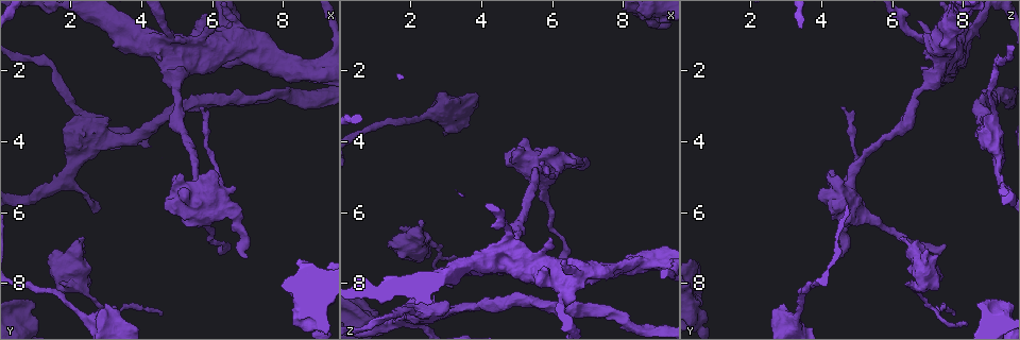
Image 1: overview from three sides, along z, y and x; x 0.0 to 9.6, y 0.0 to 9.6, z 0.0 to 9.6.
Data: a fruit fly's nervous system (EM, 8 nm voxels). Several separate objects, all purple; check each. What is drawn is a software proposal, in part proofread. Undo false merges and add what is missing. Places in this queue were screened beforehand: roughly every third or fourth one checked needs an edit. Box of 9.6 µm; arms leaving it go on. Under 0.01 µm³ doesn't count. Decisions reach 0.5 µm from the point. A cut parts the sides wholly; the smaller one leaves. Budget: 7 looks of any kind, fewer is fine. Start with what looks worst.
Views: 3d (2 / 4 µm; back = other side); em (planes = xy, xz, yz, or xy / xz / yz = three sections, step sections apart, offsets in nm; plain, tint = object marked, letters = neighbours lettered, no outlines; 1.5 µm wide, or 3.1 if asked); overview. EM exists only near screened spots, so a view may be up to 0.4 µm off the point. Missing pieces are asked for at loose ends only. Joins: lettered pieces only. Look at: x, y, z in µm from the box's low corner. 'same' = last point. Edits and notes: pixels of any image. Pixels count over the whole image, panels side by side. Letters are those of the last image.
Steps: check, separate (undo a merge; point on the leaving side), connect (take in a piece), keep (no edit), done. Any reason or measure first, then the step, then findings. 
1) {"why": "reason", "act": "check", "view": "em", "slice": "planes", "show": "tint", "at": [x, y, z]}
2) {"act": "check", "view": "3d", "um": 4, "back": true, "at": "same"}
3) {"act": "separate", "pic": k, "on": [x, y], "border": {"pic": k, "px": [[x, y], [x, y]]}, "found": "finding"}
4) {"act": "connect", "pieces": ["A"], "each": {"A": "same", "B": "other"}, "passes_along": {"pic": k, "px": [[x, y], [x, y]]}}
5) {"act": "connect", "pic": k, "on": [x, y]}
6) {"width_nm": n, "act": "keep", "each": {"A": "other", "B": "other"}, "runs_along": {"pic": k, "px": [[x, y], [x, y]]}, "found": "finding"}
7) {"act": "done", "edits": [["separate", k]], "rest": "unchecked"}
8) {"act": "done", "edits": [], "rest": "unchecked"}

{"why": "free end", "act": "check", "view": "3d", "um": 2, "back": true, "at": [7.00, 7.25, 4.45]}

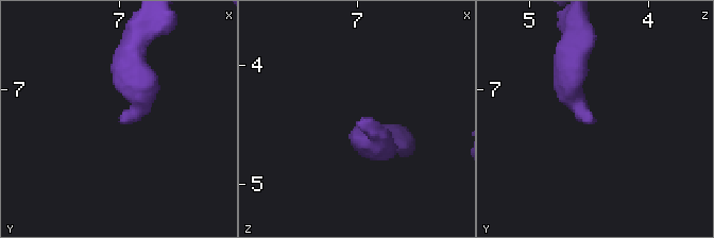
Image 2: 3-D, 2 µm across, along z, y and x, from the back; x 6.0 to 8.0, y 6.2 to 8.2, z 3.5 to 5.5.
{"act": "check", "view": "em", "slice": "yz", "step": 4, "show": "tint", "at": [6.98, 7.26, 4.50]}

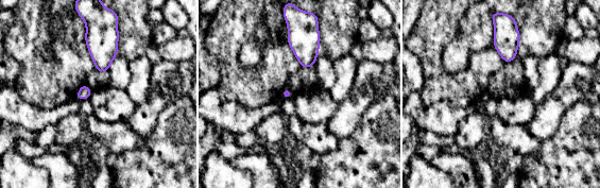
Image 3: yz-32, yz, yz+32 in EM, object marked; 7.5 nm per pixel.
{"act": "check", "view": "em", "slice": "planes", "show": "letters", "at": "same"}

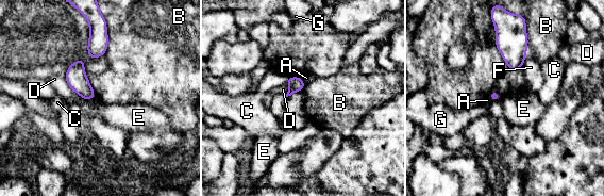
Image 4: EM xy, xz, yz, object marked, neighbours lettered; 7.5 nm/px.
{"act": "keep", "each": {"A": "other", "B": "other", "C": "other", "D": "other", "E": "other", "F": "other", "G": "other"}, "runs_along": {"pic": 4, "px": [[100, 33], [80, 65], [87, 97]]}, "found": "none of them fits"}

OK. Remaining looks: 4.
{"why": "stops while still wide", "act": "check", "view": "3d", "um": 4, "at": [4.80, 5.80, 4.75]}

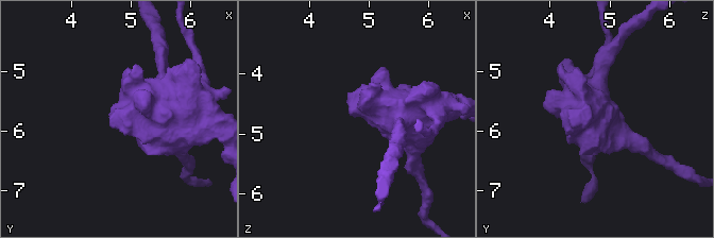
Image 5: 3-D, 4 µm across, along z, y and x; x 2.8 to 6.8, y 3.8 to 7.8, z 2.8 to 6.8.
{"why": "shape alone is not enough", "act": "check", "view": "em", "um": 3.1, "slice": "yz", "step": 8, "show": "tint", "at": [4.70, 5.75, 4.75]}

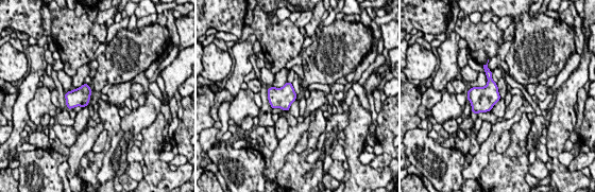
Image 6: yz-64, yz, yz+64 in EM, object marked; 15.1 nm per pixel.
{"act": "check", "view": "em", "um": 3.1, "slice": "planes", "show": "letters", "at": "same"}

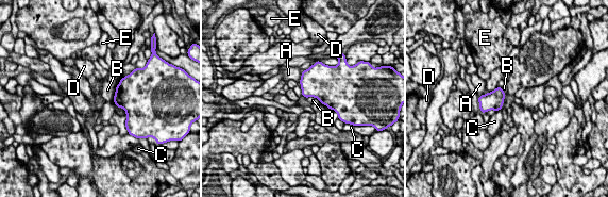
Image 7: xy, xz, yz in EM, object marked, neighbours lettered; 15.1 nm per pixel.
{"act": "keep", "each": {"A": "other", "B": "other", "C": "other", "D": "other", "E": "other"}, "border": {"pic": 7, "px": [[117, 85], [113, 102]]}, "found": "no lettered piece goes on from it"}

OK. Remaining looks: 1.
{"act": "done", "edits": [], "rest": "unchecked"}

